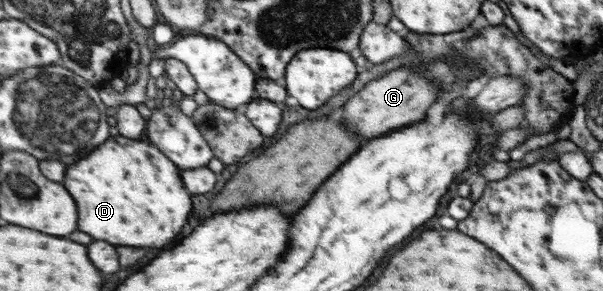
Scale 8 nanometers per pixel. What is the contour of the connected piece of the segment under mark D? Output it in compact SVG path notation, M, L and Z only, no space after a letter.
M120 133L102 143L102 147L96 147L86 159L72 165L64 183L70 187L74 199L78 199L78 209L82 215L80 231L114 245L166 247L182 233L192 213L192 197L180 179L178 167L158 147L124 137Z

